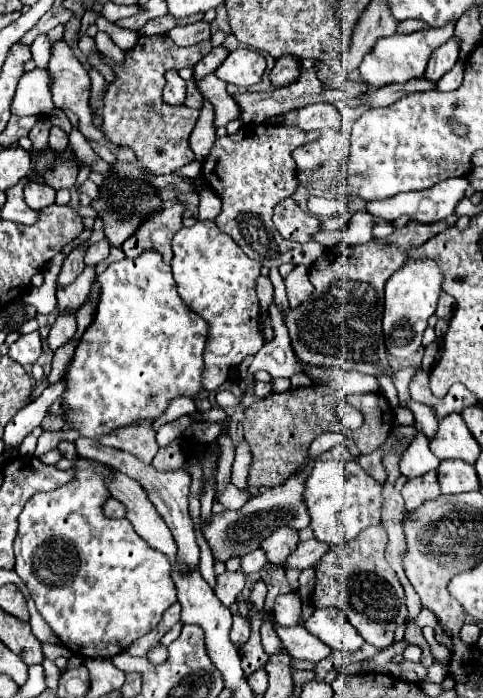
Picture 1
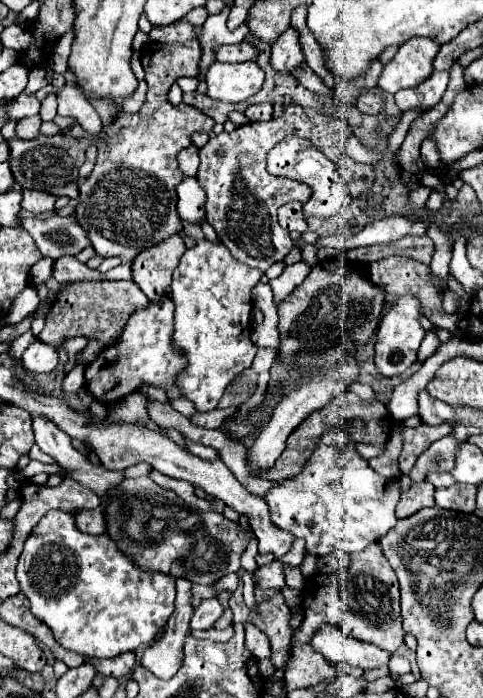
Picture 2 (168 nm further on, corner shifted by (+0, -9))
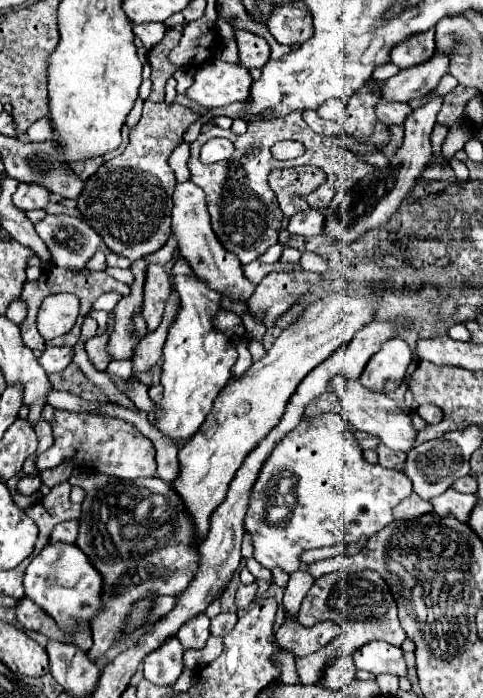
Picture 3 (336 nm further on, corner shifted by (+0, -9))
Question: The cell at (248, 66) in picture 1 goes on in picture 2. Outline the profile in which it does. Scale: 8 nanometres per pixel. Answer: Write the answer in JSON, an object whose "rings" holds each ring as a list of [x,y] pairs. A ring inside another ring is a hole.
{"rings":[[[211,63],[203,81],[207,85],[207,97],[225,101],[225,103],[237,103],[247,101],[251,95],[255,95],[263,85],[265,73],[263,69],[253,63]]]}

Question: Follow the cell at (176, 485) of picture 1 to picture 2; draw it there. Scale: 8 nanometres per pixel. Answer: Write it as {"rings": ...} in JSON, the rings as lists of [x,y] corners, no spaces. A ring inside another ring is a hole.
{"rings":[[[177,579],[177,599],[175,613],[169,617],[165,633],[153,645],[149,645],[141,657],[141,665],[157,675],[159,679],[171,679],[183,659],[183,643],[185,635],[189,635],[189,619],[193,615],[191,601],[191,583],[185,579]]]}

